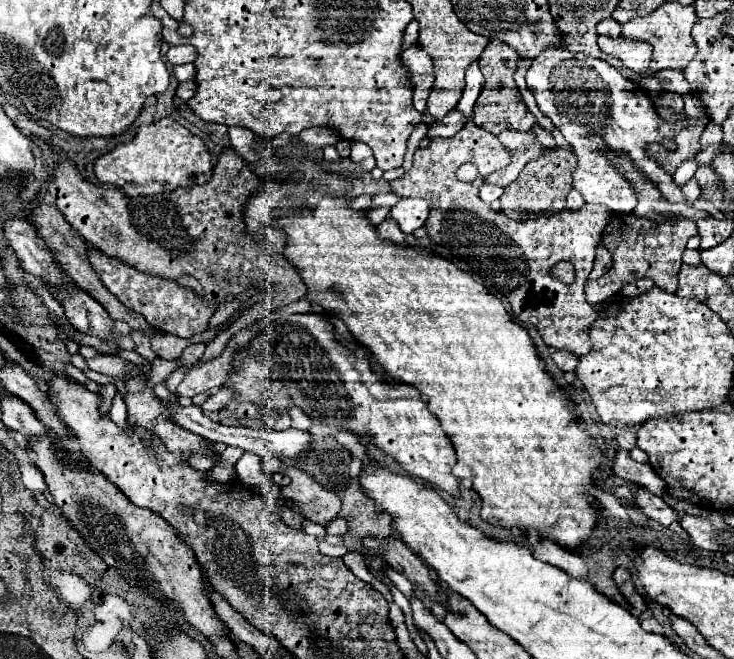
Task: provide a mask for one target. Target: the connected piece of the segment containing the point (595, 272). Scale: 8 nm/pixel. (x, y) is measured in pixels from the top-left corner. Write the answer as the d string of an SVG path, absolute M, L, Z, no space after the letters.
M597 246L597 256L595 256L595 266L593 266L593 270L591 270L591 274L589 274L589 280L597 280L597 278L601 278L609 268L611 268L611 254L609 254L609 250L605 250L603 246Z

